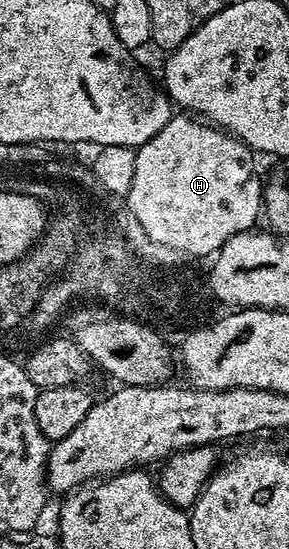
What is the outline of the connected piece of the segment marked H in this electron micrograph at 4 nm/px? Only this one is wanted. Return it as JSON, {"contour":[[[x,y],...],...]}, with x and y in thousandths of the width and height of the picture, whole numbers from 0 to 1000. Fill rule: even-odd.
{"contour":[[[657,208],[592,209],[567,237],[488,262],[464,286],[471,311],[457,315],[457,339],[429,372],[450,377],[453,395],[505,408],[505,423],[519,423],[533,437],[602,441],[609,452],[706,459],[727,470],[740,466],[727,452],[751,459],[817,426],[869,421],[910,392],[913,335],[879,322],[882,279],[848,259],[723,222],[689,222]]]}

